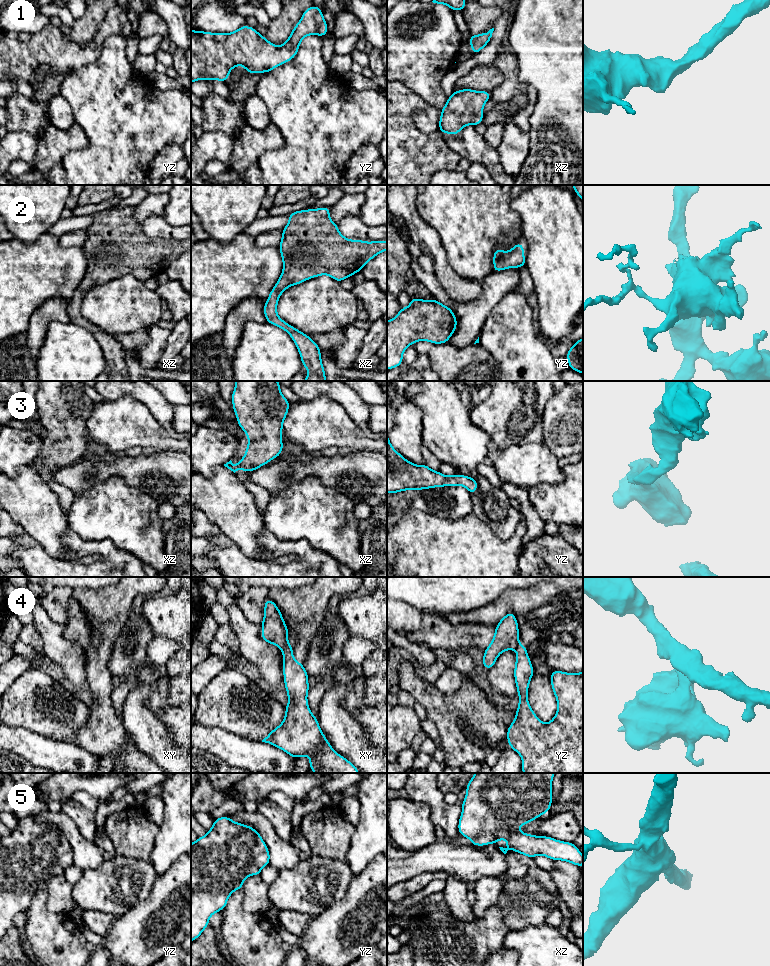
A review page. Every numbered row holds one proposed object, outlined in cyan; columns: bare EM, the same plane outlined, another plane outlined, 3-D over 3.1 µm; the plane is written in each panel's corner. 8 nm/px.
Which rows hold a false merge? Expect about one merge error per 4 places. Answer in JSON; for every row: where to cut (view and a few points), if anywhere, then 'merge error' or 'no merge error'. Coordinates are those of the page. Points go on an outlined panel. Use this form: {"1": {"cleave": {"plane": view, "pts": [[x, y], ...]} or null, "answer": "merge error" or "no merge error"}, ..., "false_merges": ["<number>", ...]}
{"1": {"cleave": null, "answer": "no merge error"}, "2": {"cleave": null, "answer": "no merge error"}, "3": {"cleave": null, "answer": "no merge error"}, "4": {"cleave": {"plane": "xy", "pts": [[288, 644], [282, 650]]}, "answer": "merge error"}, "5": {"cleave": null, "answer": "no merge error"}, "false_merges": ["4"]}

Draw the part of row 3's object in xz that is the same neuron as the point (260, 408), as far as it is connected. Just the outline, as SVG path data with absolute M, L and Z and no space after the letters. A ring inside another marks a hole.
M235 381L235 389L231 396L233 411L239 427L245 431L250 442L237 466L231 460L224 464L234 473L238 470L251 473L280 456L284 447L281 439L283 421L290 407L290 402L281 393L280 386L278 381Z

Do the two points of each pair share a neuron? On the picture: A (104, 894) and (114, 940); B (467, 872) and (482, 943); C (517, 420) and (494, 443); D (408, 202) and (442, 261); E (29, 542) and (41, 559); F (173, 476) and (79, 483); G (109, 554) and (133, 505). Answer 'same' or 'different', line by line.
A: different
B: different
C: same
D: same
E: same
F: same
G: different

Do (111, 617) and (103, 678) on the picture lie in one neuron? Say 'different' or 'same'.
same

